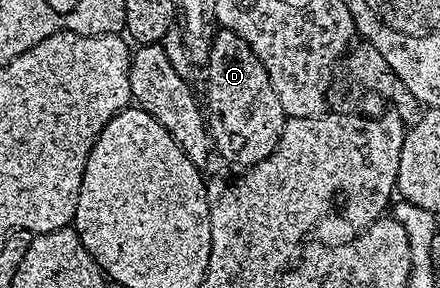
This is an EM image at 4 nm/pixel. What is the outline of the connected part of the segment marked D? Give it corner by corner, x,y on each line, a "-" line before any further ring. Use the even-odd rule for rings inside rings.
221,28
213,35
213,47
203,73
207,129
216,153
218,150
233,166
240,162
245,168
260,166
276,151
287,121
279,96
275,96
271,88
265,65
233,30

